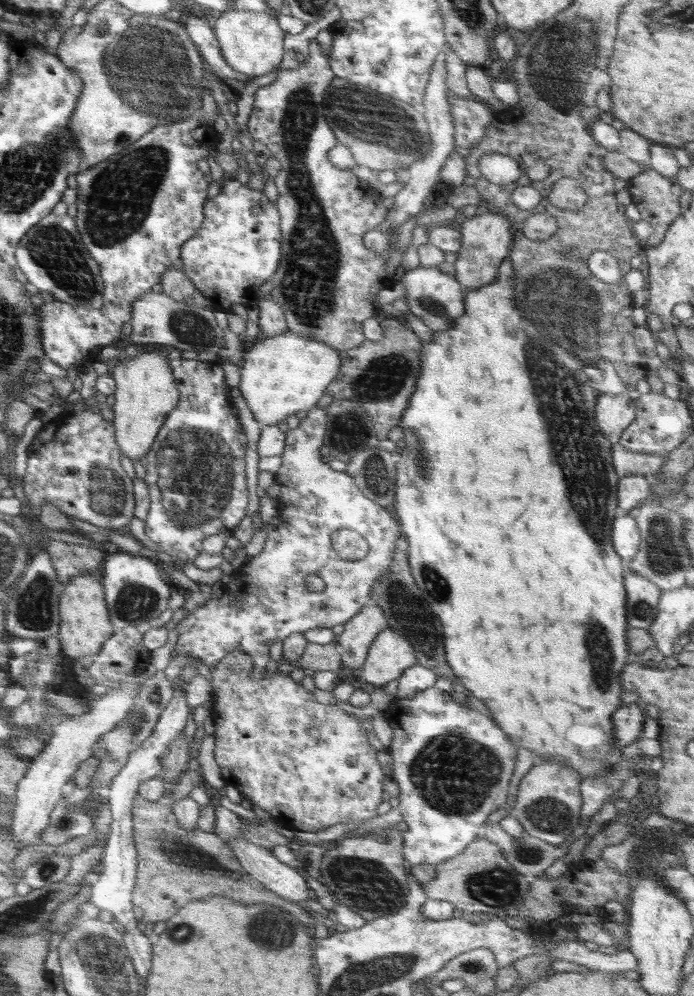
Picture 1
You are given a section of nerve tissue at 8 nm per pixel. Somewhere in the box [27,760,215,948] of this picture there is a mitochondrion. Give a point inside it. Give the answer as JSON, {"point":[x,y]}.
{"point":[65,821]}

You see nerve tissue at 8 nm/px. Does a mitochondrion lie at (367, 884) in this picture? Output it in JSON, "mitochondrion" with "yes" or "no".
{"mitochondrion":"yes"}

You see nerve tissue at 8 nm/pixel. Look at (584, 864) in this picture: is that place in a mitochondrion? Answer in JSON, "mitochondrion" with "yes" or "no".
{"mitochondrion":"no"}

